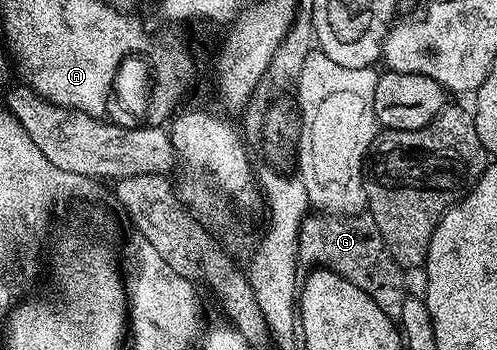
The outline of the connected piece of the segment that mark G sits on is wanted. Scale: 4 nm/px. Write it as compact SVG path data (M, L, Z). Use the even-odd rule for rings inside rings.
M370 213L350 216L339 214L309 214L299 225L298 258L296 265L303 270L327 268L345 278L362 293L369 294L385 315L398 319L407 294L404 271L385 246L384 239Z

